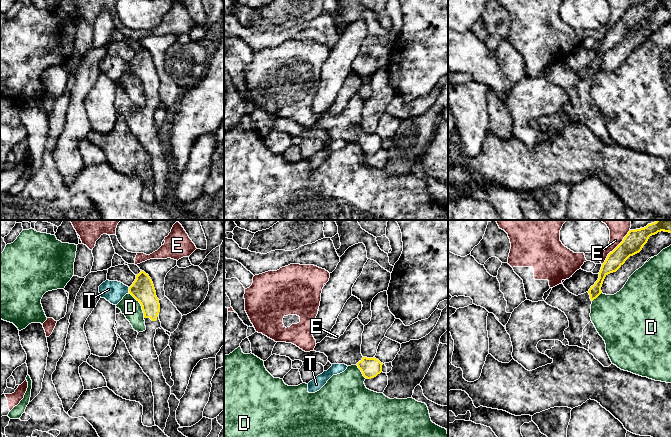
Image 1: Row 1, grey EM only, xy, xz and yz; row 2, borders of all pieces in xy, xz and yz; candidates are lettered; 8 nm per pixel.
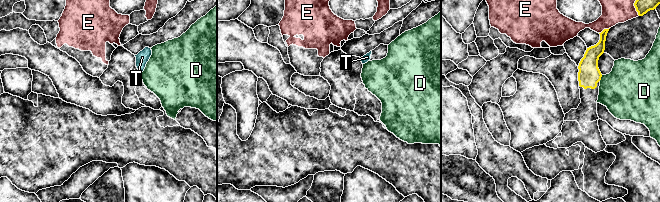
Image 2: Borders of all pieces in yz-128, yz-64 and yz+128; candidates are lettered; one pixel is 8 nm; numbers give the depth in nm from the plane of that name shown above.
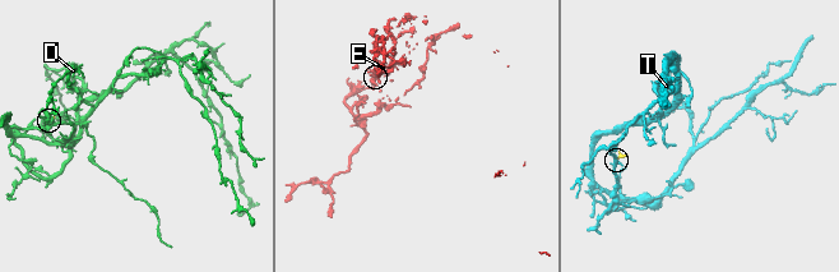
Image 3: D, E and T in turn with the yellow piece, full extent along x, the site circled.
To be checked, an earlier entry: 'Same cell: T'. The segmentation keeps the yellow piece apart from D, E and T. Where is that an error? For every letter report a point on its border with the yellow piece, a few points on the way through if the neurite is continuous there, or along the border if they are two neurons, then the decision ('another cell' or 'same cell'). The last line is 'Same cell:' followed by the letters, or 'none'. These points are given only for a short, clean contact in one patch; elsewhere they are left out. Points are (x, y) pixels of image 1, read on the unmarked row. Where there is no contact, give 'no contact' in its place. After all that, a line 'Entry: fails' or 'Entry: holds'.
D: contact xy (141, 81); border xy (128, 69), (140, 80), (144, 93); another cell
E: contact yz (616, 23); another cell
T: contact xy (129, 66); border xy (128, 63), (129, 68); another cell
Same cell: none
Entry: fails

